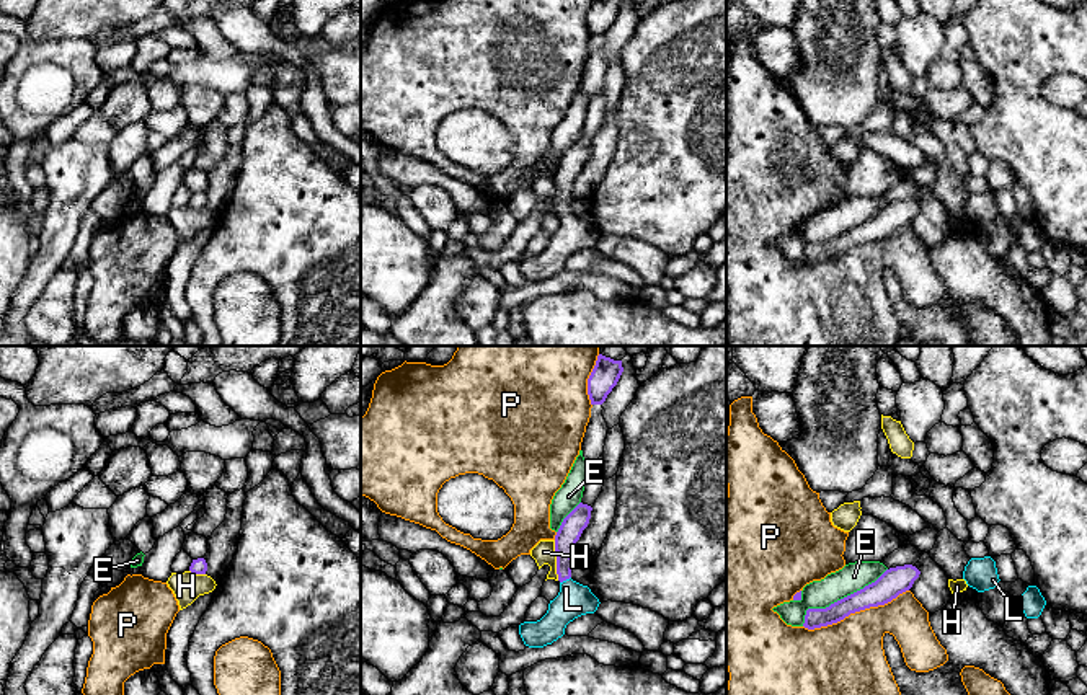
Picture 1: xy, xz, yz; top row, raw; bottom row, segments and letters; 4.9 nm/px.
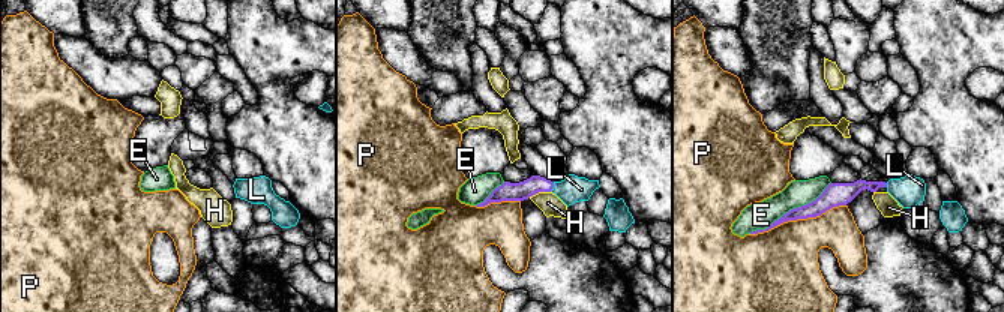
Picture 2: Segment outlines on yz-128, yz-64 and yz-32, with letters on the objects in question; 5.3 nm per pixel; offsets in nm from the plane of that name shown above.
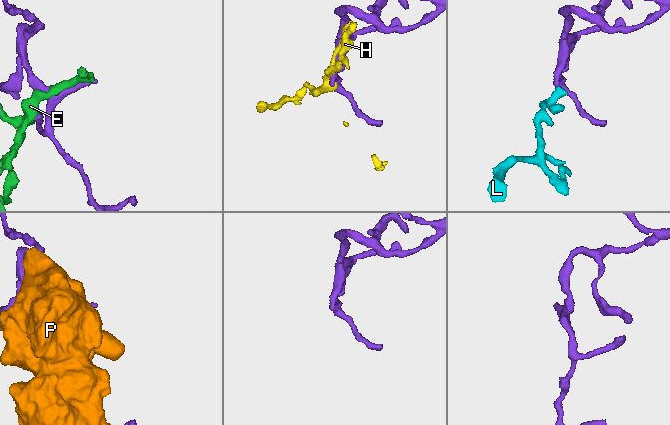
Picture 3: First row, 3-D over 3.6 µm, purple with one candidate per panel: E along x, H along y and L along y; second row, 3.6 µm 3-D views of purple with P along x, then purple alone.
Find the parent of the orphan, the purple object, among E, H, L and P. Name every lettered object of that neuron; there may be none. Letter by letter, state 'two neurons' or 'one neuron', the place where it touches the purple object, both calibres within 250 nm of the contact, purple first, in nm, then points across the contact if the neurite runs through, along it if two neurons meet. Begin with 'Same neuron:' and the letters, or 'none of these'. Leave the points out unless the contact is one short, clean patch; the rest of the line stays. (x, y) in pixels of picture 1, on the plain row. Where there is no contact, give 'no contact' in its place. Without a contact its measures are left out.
Same neuron: L
E: two neurons | yz (841, 234) | 140/140 nm
H: two neurons | xz (557, 194) | 120/110 nm
L: one neuron | xz (565, 214) | 120/160 nm | across xz (570, 165), (565, 173), (565, 214), (573, 234)
P: two neurons | yz (856, 245) | 140/380 nm

